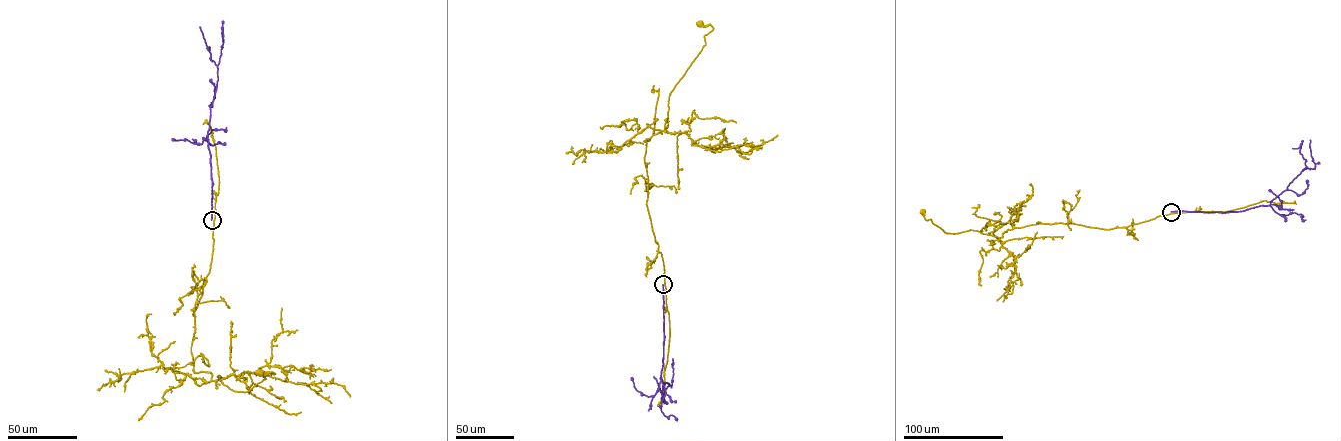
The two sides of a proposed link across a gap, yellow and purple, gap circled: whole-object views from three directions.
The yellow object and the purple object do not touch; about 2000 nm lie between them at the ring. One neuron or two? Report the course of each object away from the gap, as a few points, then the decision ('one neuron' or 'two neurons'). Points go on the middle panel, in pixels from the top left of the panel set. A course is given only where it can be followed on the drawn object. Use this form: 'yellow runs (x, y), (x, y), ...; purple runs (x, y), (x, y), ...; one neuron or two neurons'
yellow runs (664, 285), (646, 204), (646, 139), (668, 132), (669, 93), (713, 29), (700, 24); purple runs (663, 284), (663, 349), (660, 378), (663, 384), (667, 382), (671, 387), (672, 358); two neurons

